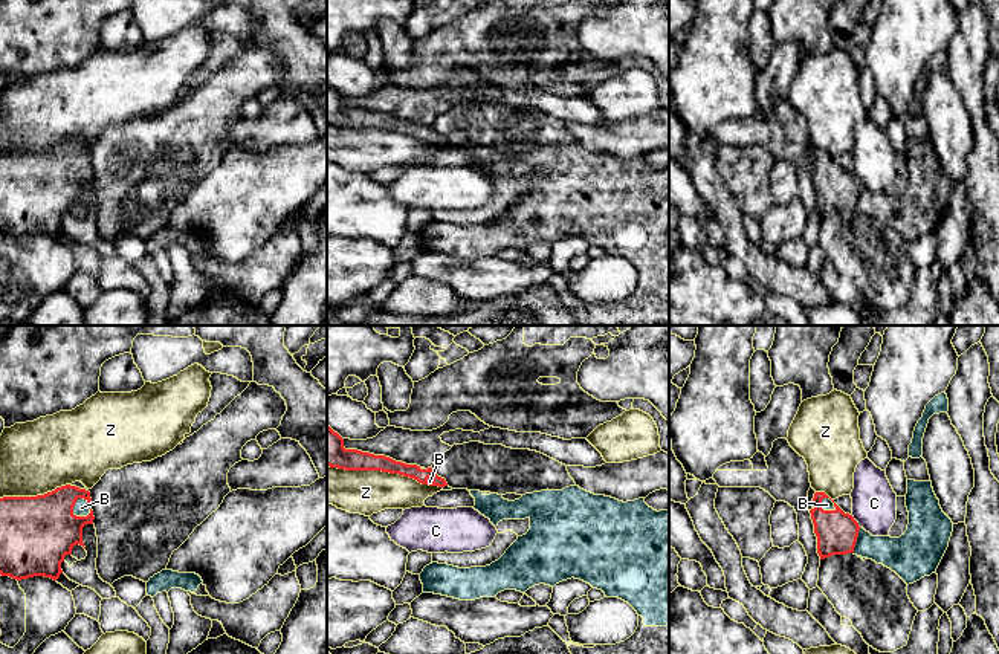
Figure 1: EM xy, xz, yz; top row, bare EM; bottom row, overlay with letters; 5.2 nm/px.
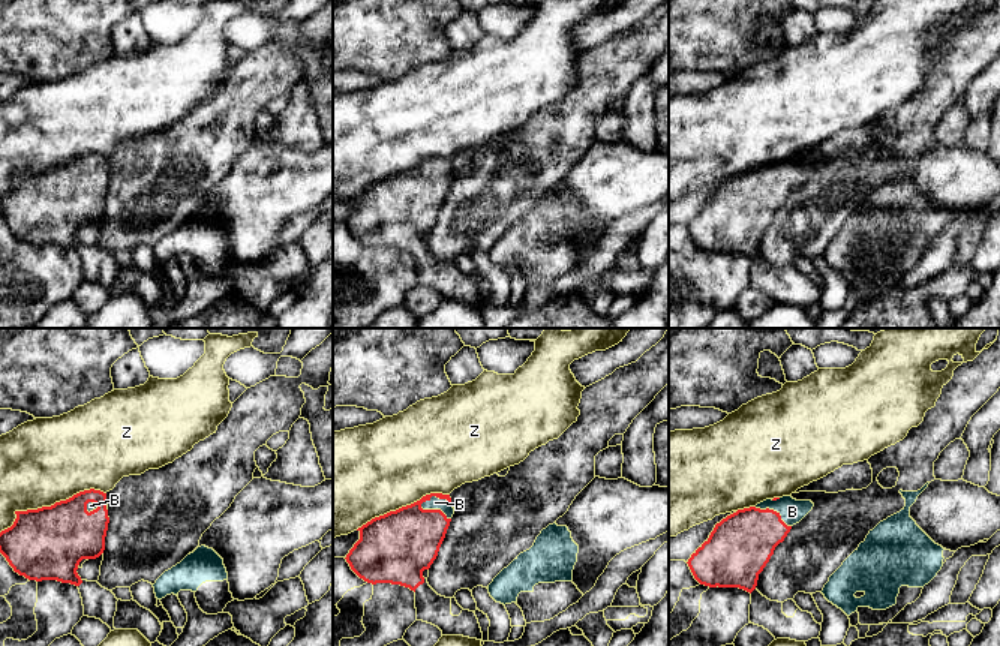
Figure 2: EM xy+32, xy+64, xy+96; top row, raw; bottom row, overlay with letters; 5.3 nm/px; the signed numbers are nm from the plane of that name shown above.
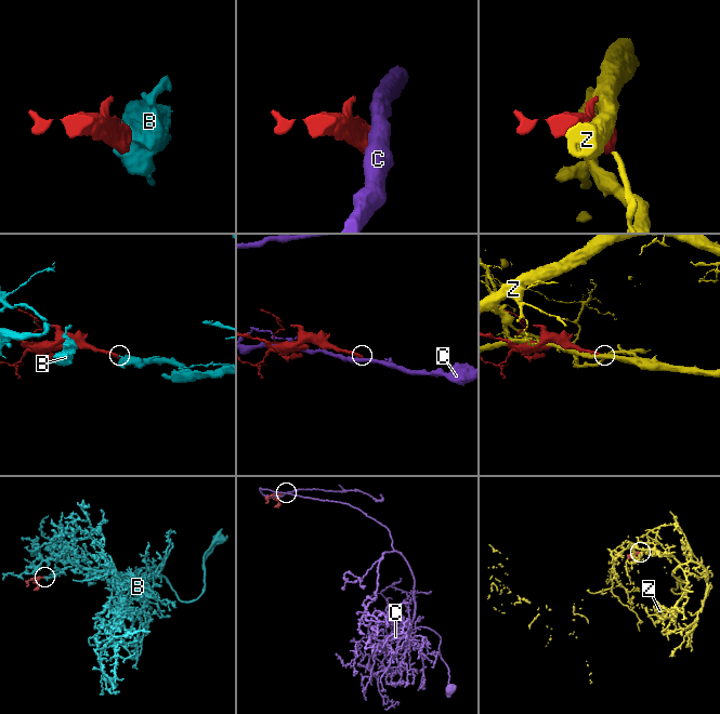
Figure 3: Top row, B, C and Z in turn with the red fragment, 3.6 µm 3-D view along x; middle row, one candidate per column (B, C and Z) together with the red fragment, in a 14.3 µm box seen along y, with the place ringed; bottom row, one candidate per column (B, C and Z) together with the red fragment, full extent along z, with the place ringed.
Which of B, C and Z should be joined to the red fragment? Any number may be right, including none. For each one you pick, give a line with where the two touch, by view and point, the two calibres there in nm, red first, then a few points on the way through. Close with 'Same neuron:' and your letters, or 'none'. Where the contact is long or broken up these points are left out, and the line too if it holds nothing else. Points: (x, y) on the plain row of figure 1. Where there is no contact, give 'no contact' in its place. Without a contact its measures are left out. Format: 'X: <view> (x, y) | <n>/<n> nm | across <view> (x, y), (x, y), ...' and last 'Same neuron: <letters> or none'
B: xy (90, 162) | 300/90 nm | across xy (48, 182), (78, 156), (90, 162), (81, 165)
Same neuron: B

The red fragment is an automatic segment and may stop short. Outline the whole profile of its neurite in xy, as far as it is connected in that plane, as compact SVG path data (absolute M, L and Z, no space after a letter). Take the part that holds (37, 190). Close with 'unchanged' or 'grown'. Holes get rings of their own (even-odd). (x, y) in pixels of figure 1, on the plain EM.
M61 144L37 154L0 156L0 232L21 238L44 234L57 238L61 220L82 200L82 185L93 182L90 150L76 144Z; grown

